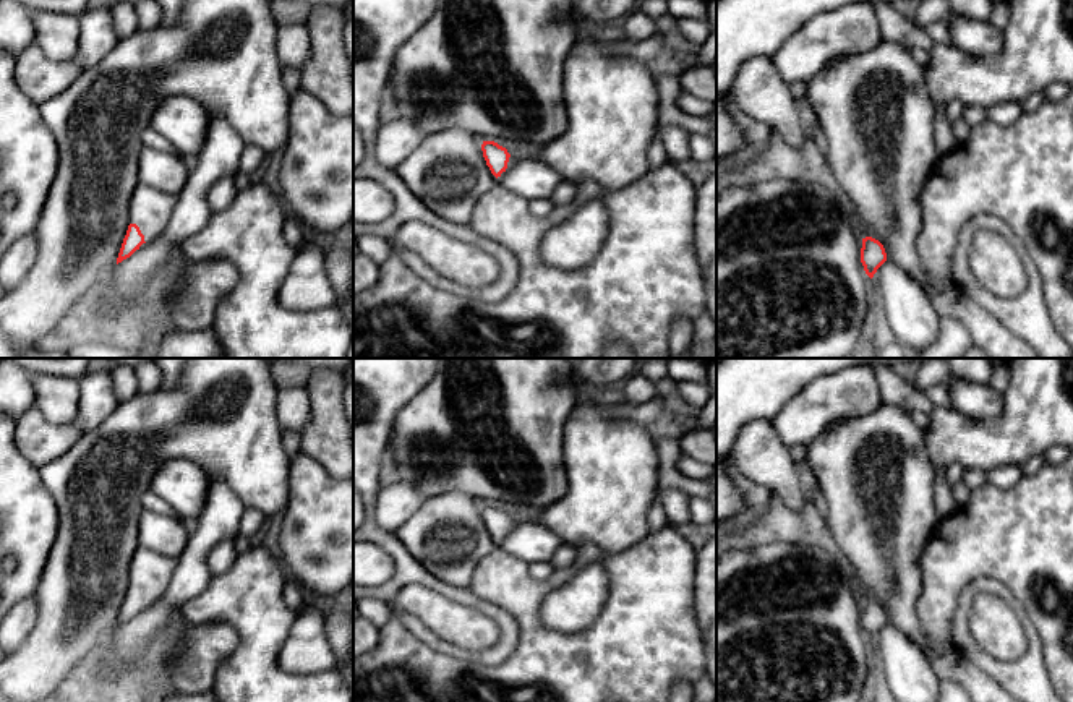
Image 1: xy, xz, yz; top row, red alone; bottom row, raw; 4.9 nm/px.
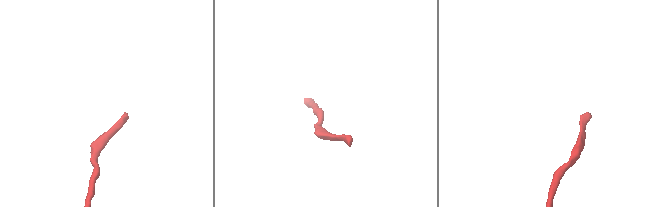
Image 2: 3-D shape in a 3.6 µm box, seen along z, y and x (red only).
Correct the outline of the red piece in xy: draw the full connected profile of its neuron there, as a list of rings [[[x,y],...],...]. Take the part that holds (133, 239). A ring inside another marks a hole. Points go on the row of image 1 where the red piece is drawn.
[[[138,183],[128,208],[130,225],[117,264],[130,258],[143,243],[151,242],[167,227],[177,199],[178,195],[157,191]]]

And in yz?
[[[872,237],[862,238],[861,263],[864,266],[866,274],[870,279],[885,261],[887,261],[887,253],[883,245]]]

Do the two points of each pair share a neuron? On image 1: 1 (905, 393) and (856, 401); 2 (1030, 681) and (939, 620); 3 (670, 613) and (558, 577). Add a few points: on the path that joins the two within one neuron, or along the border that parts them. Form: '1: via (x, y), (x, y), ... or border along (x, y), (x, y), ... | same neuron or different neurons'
1: border along (874, 375), (884, 401) | different neurons
2: border along (960, 590), (952, 626), (955, 649) | different neurons
3: via (642, 586), (623, 568), (602, 558), (585, 558) | same neuron

